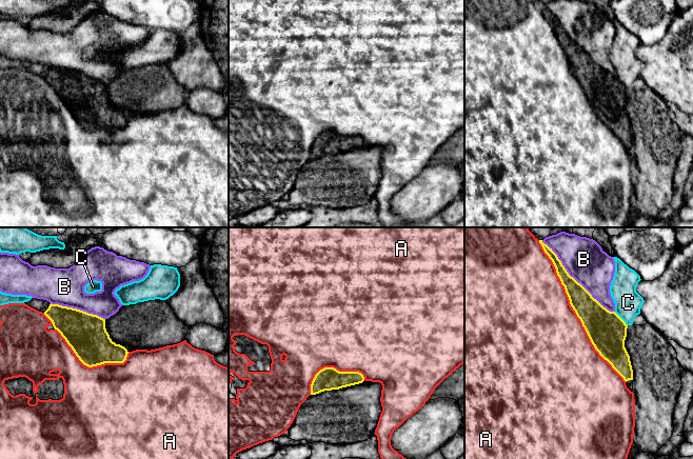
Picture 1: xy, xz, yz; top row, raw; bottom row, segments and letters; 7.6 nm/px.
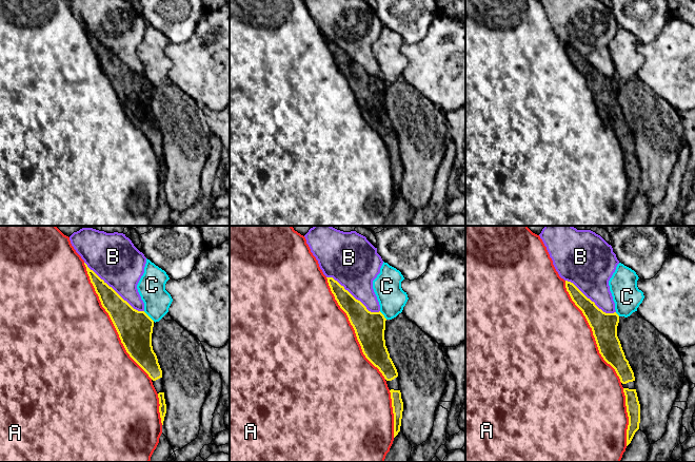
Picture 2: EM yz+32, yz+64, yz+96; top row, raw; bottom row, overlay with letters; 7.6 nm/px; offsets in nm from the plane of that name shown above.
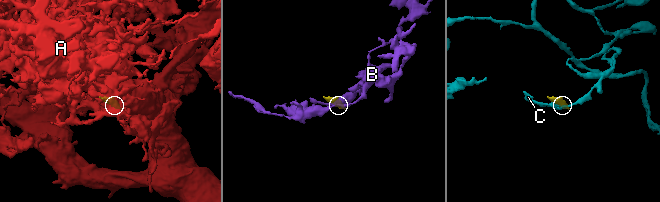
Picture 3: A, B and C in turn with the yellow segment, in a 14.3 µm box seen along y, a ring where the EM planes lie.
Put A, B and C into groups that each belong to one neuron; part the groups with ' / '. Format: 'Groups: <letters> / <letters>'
Groups: A / B C

